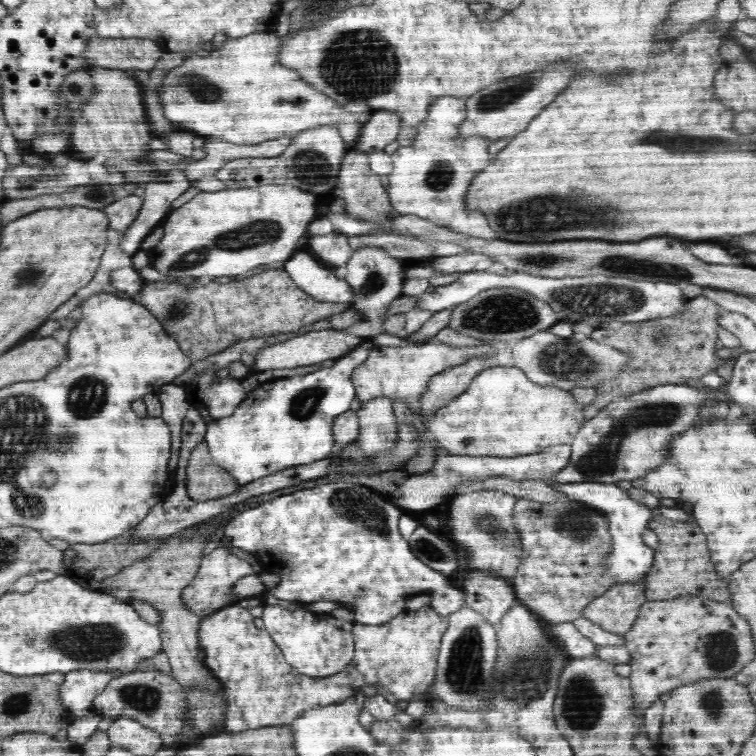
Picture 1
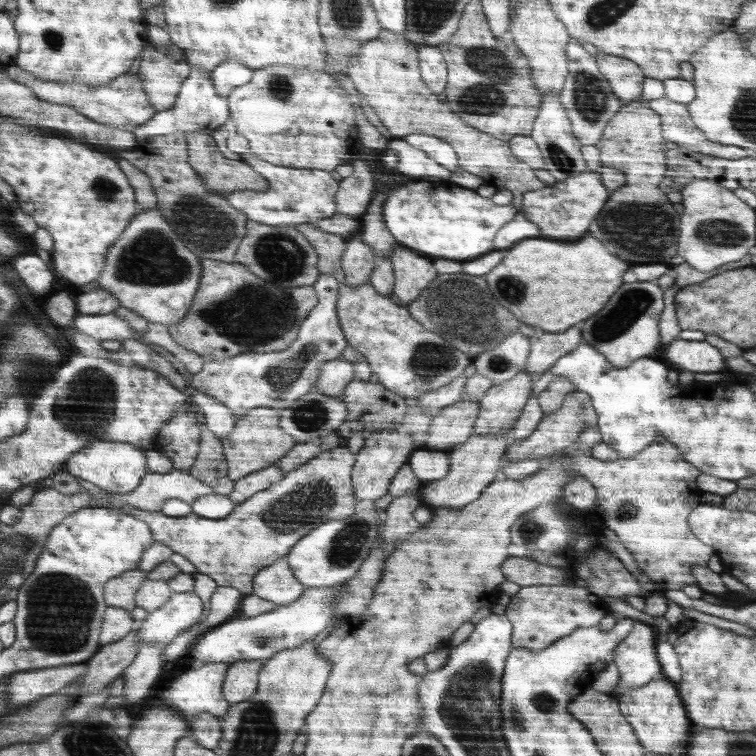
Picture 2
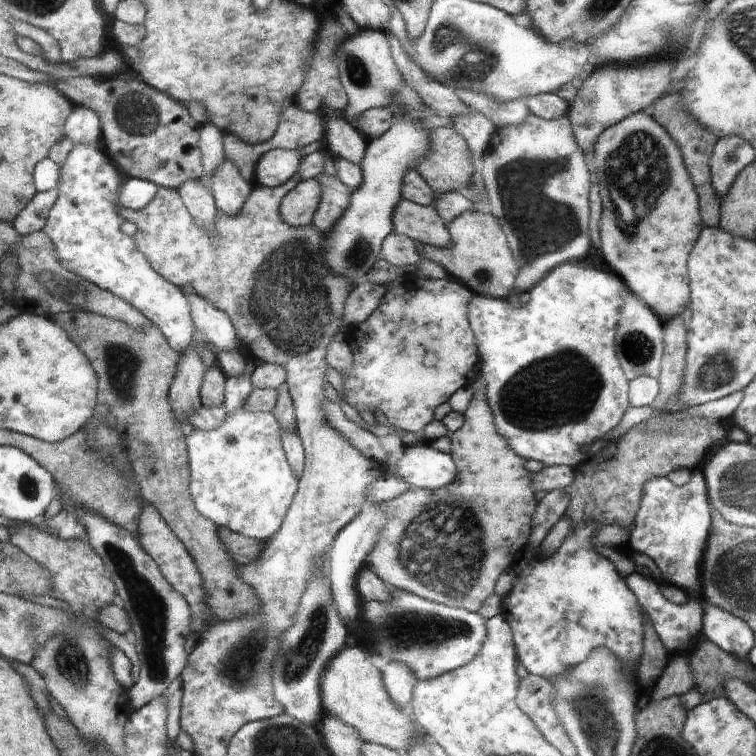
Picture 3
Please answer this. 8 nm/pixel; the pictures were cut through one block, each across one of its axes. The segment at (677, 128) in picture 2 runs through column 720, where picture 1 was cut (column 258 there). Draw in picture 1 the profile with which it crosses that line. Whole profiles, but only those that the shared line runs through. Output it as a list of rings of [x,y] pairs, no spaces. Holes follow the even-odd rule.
[[[197,136],[194,146],[204,147],[208,152],[204,160],[194,160],[184,170],[186,178],[192,184],[202,176],[214,176],[228,160],[234,158],[272,158],[280,156],[292,142],[292,137],[280,136],[276,140],[266,140],[262,144],[234,144],[215,137]]]

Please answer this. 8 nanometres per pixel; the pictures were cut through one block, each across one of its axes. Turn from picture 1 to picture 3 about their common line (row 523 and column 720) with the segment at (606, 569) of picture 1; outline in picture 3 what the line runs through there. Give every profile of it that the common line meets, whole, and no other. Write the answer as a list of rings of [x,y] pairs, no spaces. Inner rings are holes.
[[[704,606],[702,633],[710,642],[740,660],[747,660],[755,633],[744,619],[714,606]]]

